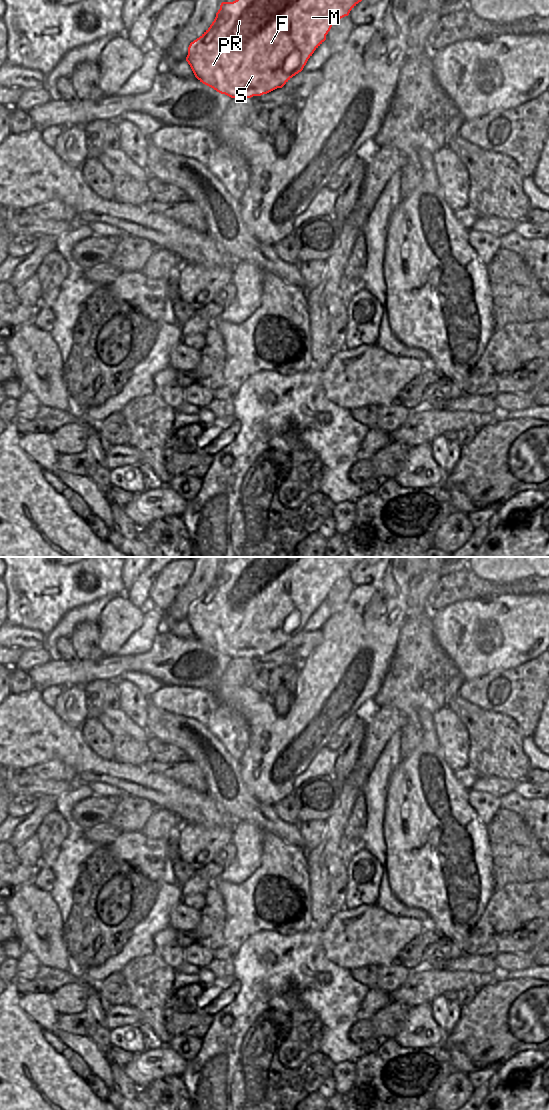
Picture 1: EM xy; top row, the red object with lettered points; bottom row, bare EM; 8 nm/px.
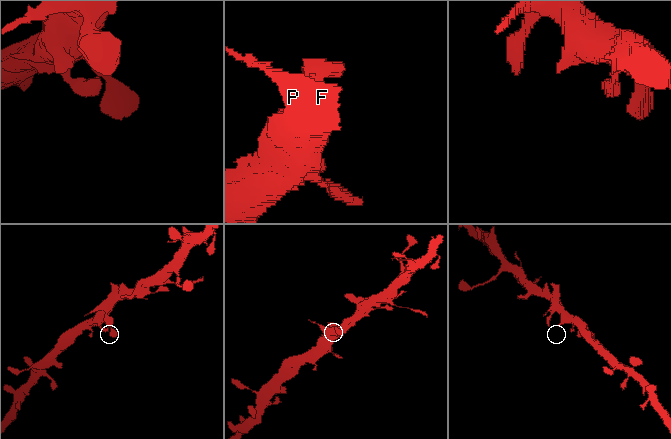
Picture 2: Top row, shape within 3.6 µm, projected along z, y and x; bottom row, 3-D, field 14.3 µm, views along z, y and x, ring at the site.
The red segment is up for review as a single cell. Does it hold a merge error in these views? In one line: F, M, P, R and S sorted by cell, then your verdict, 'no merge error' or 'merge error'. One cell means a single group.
F M P R S; no merge error

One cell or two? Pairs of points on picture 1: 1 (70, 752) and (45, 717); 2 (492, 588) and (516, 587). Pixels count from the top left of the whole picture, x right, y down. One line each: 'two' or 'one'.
1: one
2: two

